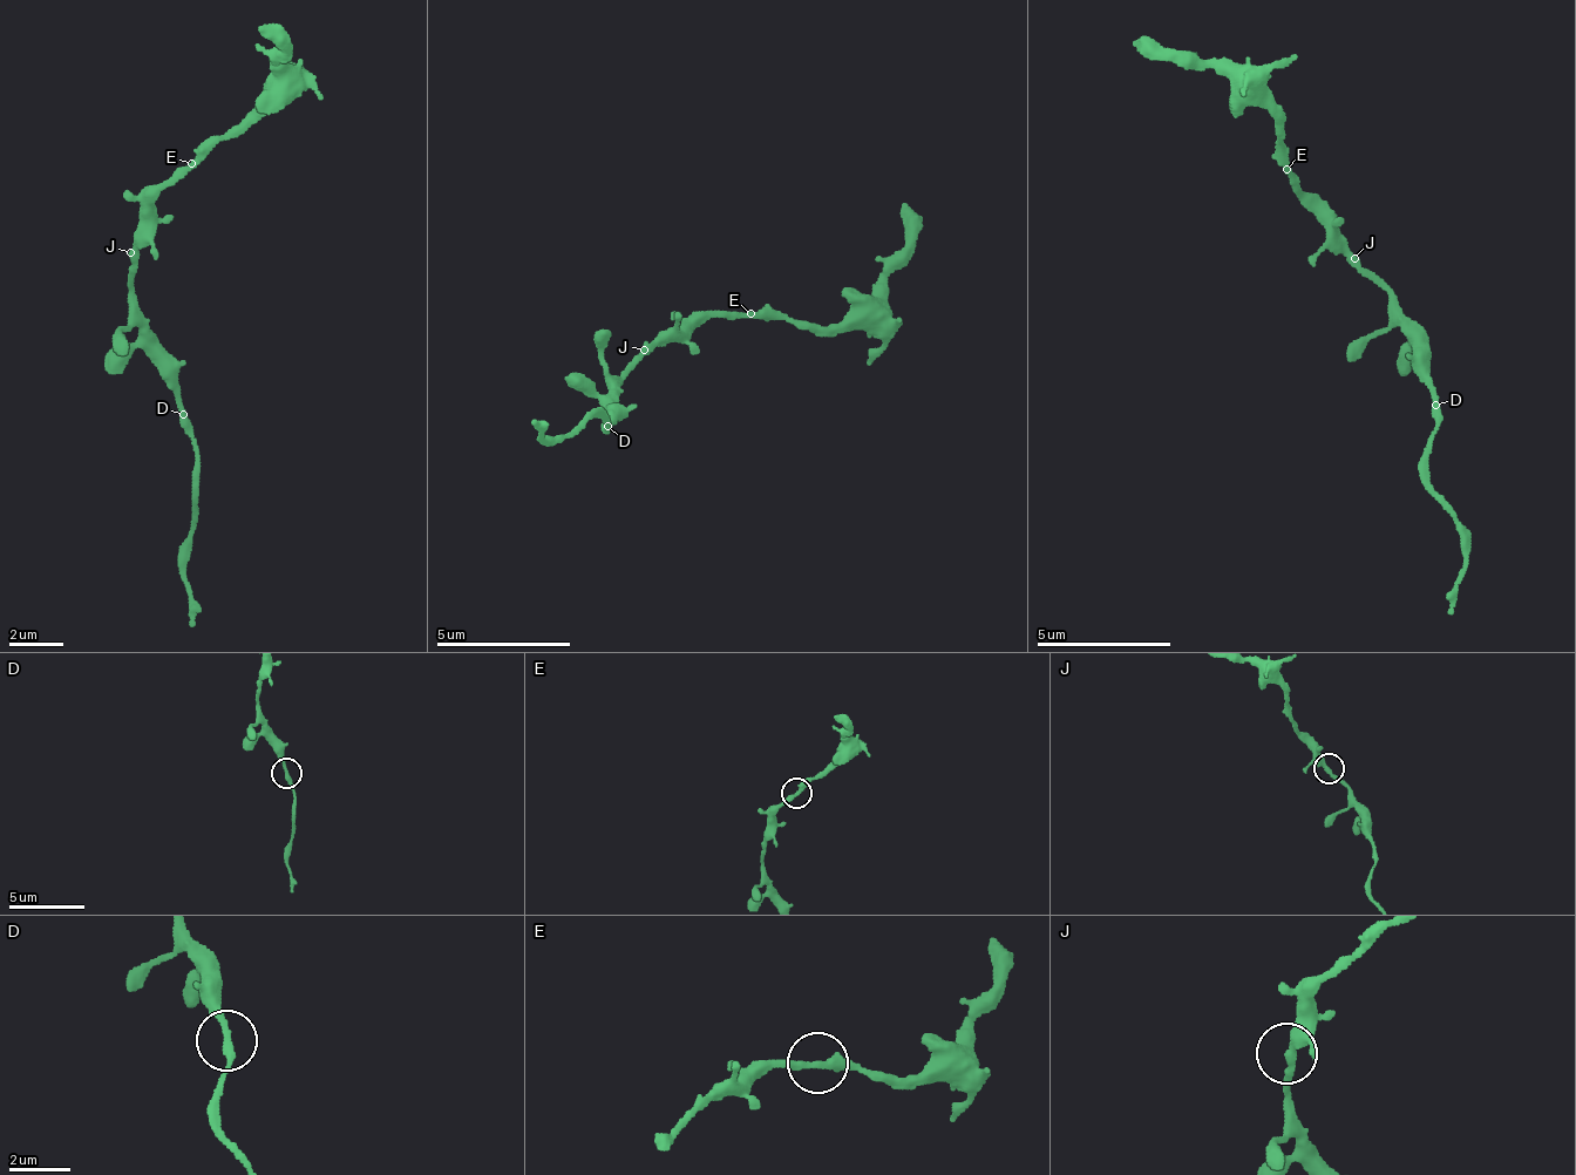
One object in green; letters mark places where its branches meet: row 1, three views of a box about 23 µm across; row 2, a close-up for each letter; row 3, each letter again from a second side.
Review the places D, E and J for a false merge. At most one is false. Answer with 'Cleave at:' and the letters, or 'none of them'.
Cleave at: none of them

